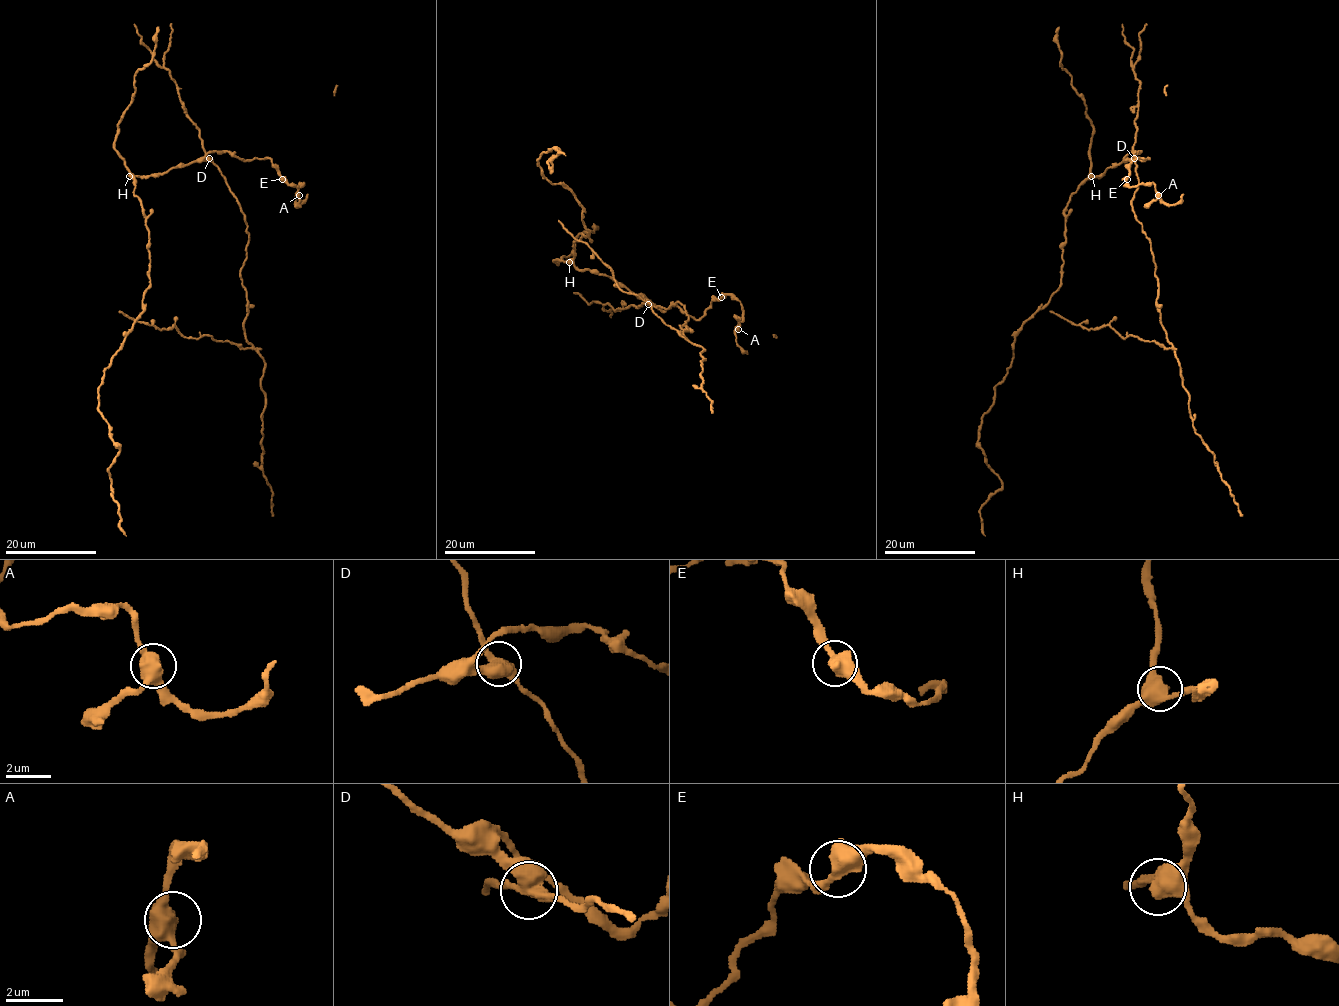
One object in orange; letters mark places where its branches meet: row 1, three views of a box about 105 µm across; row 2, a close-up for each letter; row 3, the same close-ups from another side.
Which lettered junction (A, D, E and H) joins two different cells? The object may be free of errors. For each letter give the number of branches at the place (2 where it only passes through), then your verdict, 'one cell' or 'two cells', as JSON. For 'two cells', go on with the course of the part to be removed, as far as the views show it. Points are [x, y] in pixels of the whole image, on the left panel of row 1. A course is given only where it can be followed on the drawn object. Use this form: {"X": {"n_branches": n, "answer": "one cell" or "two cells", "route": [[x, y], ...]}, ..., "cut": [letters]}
{"A": {"n_branches": 3, "answer": "one cell"}, "D": {"n_branches": 3, "answer": "two cells", "route": [[209, 158], [247, 224], [247, 258], [240, 272], [248, 306], [243, 329], [265, 363], [261, 447], [273, 515]]}, "E": {"n_branches": 2, "answer": "one cell"}, "H": {"n_branches": 3, "answer": "one cell"}, "cut": ["D"]}

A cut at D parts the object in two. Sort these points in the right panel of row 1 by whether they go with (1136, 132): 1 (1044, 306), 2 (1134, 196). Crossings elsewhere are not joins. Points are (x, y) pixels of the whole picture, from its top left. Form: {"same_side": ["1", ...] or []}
{"same_side": ["2"]}

